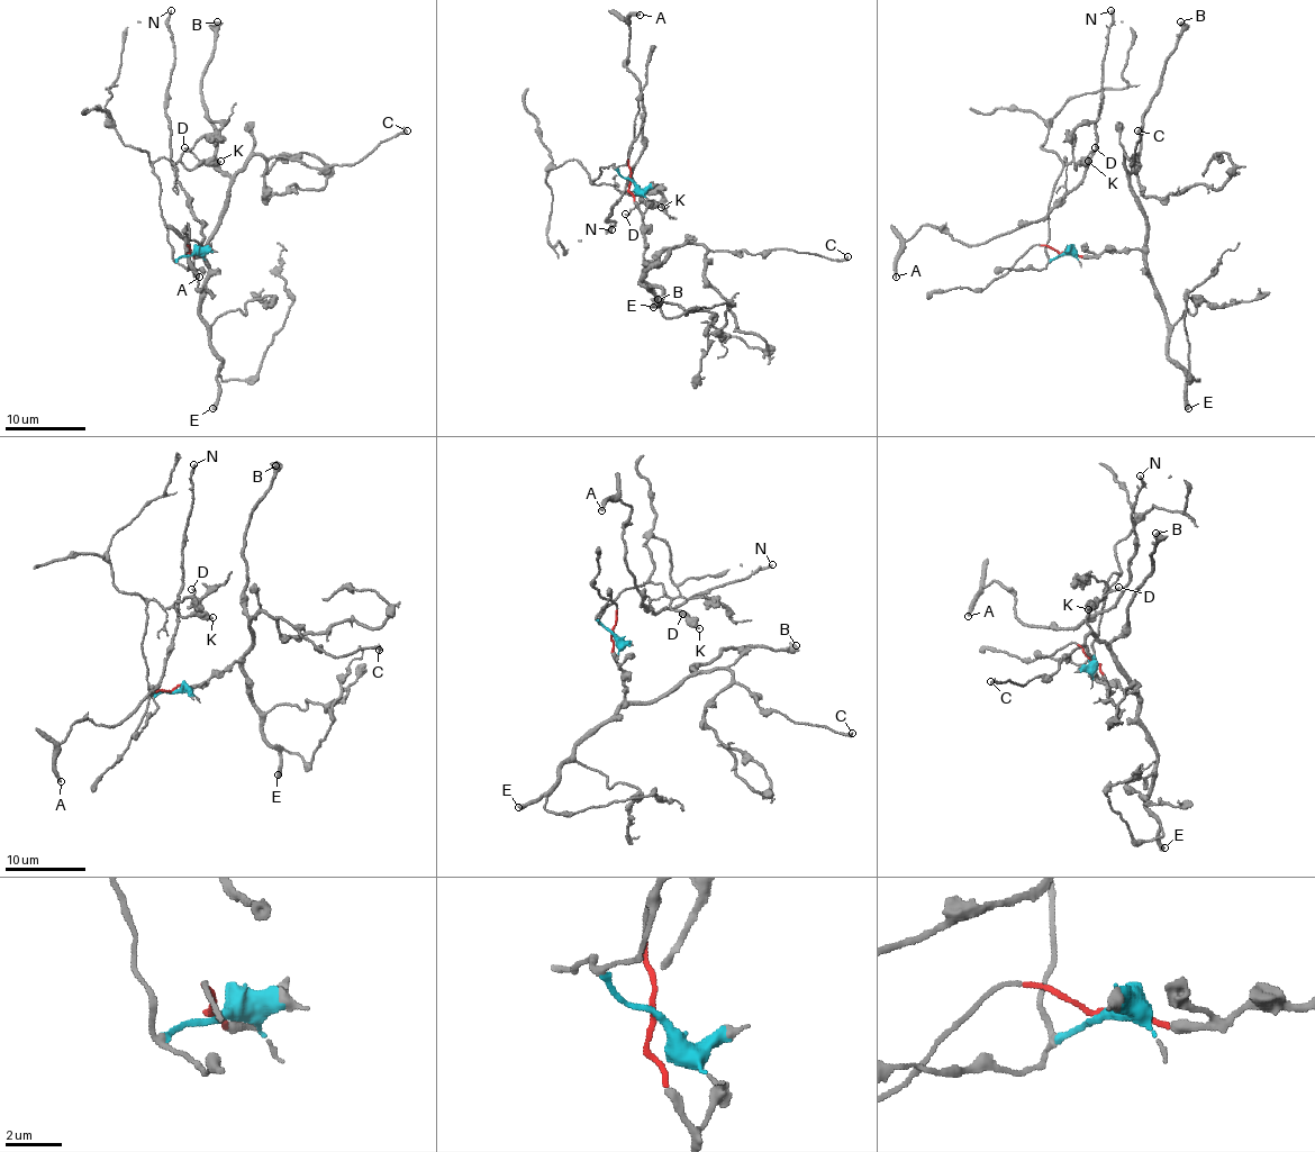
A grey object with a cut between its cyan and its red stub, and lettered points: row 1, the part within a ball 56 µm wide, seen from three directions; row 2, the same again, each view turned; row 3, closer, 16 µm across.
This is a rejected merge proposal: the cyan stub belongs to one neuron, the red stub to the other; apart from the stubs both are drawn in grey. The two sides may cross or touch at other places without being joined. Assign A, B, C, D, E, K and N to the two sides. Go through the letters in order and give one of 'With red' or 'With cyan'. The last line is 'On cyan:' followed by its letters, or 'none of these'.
A: With cyan
B: With red
C: With red
D: With cyan
E: With red
K: With cyan
N: With cyan
On cyan: A, D, K, N

